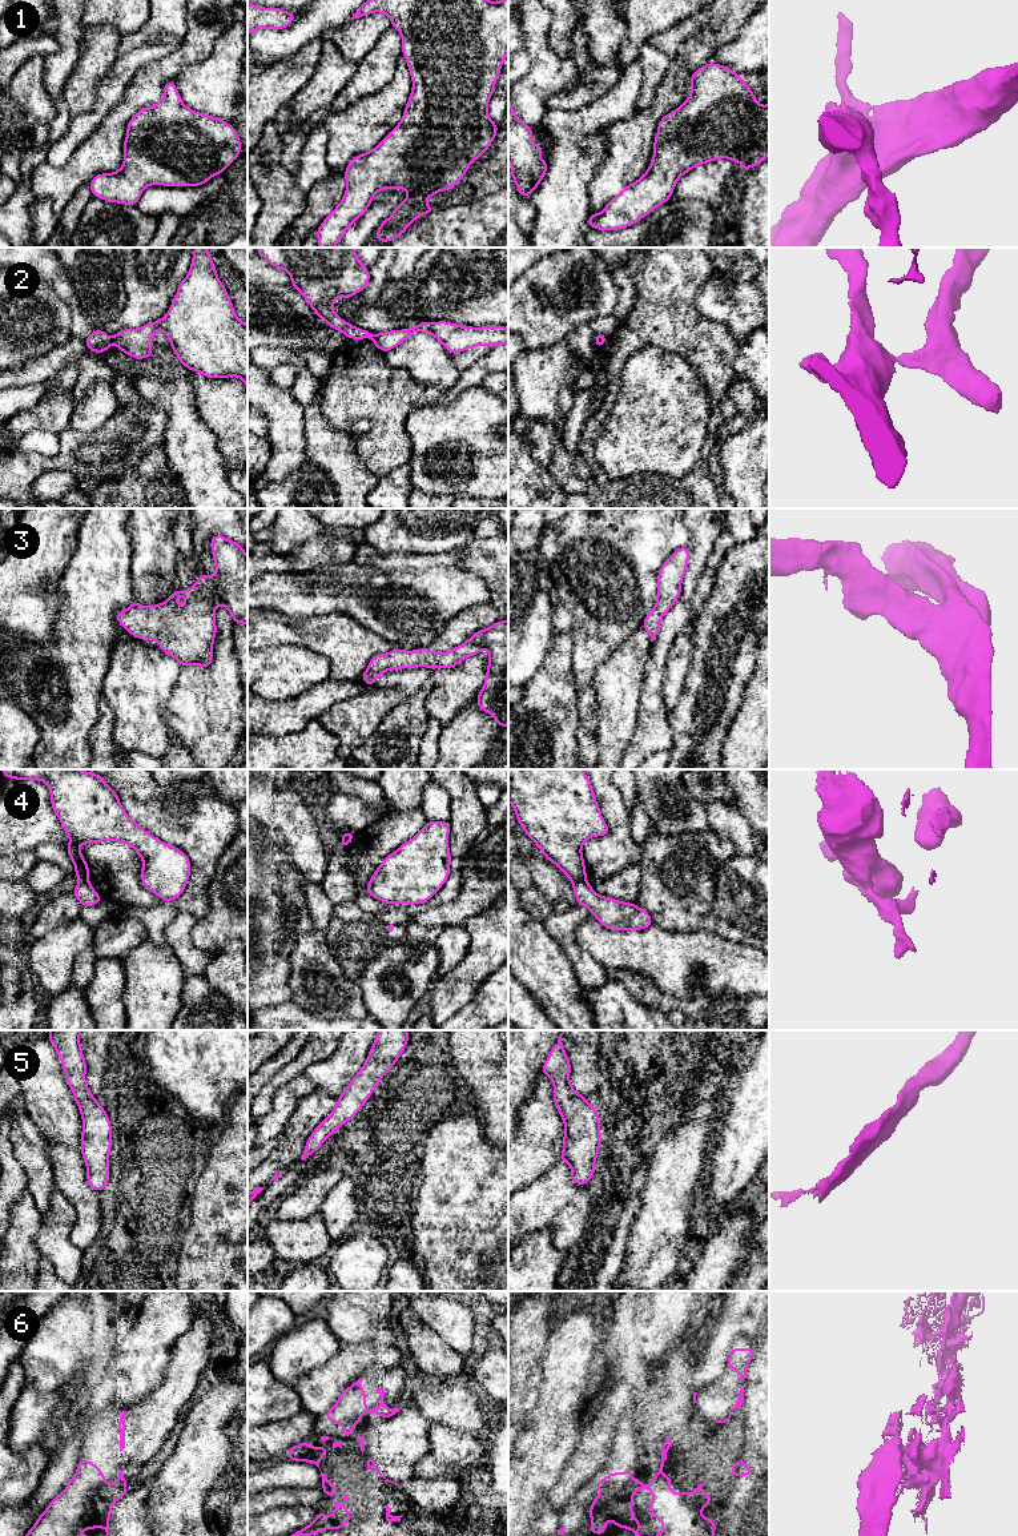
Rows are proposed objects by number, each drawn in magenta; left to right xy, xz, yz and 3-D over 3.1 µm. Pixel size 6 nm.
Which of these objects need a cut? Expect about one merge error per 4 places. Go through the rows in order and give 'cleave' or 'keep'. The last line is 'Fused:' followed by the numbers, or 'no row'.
1: keep
2: cleave
3: keep
4: cleave
5: keep
6: keep
Fused: 2, 4

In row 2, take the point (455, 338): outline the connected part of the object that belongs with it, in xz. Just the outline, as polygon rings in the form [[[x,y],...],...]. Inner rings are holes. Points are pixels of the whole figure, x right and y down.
[[[447,321],[419,322],[417,326],[402,330],[390,330],[387,333],[374,334],[370,339],[383,353],[395,349],[403,341],[417,331],[431,334],[440,341],[447,351],[452,355],[471,347],[508,343],[508,327],[504,326],[460,326]]]

